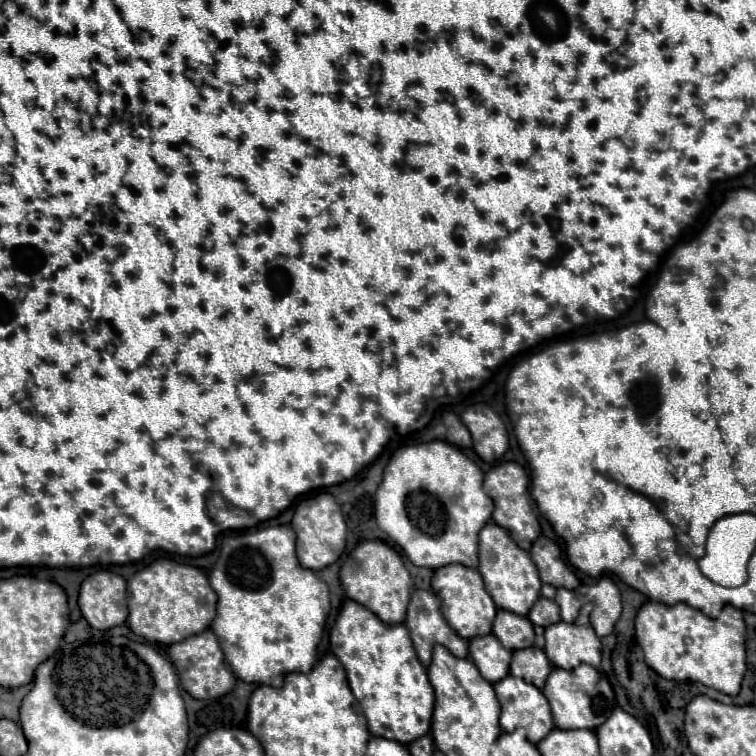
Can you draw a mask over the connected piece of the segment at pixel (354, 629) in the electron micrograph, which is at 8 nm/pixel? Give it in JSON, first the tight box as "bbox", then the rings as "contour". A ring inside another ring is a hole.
{"bbox":[330,599,434,745],"contour":[[[348,599],[344,601],[336,625],[330,631],[330,649],[346,669],[350,689],[360,703],[360,709],[368,721],[368,731],[372,735],[410,745],[412,741],[416,741],[416,737],[424,737],[424,733],[430,731],[434,693],[426,675],[426,667],[418,661],[418,655],[410,641],[410,633],[404,625],[388,625],[380,621],[372,611],[364,609],[360,603]]]}

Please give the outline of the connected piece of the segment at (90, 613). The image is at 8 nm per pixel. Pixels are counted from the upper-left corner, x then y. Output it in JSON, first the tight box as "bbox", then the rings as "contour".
{"bbox":[78,571,126,629],"contour":[[[96,571],[84,579],[78,605],[92,629],[112,629],[126,623],[126,587],[126,581],[112,571]]]}

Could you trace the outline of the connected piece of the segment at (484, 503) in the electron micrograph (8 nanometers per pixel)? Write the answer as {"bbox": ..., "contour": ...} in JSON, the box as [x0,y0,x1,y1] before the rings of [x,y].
{"bbox":[376,441,492,569],"contour":[[[430,441],[430,443],[420,443],[420,445],[402,447],[402,449],[398,449],[398,451],[392,455],[390,463],[386,465],[386,469],[384,469],[384,481],[380,483],[380,487],[378,487],[378,491],[376,491],[376,523],[378,523],[378,527],[380,527],[396,545],[402,547],[402,551],[406,553],[406,557],[408,557],[414,565],[418,565],[418,567],[438,569],[438,567],[444,567],[444,565],[450,565],[450,563],[454,563],[454,565],[464,565],[464,567],[476,567],[476,565],[478,565],[478,557],[476,557],[478,531],[480,531],[480,529],[490,521],[490,517],[492,517],[492,499],[484,493],[484,489],[482,489],[482,479],[484,479],[484,475],[482,475],[480,467],[478,467],[472,459],[468,459],[458,447],[454,447],[454,445],[450,445],[450,443]]]}

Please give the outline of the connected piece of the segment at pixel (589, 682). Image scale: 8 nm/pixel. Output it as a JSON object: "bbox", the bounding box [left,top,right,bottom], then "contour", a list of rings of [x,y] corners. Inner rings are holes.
{"bbox":[544,663,616,729],"contour":[[[582,663],[572,671],[566,669],[552,669],[546,687],[544,687],[544,695],[548,697],[548,703],[552,707],[552,715],[554,715],[554,725],[558,729],[598,729],[612,713],[612,709],[616,709],[616,699],[614,699],[614,691],[610,687],[610,683],[606,681],[604,675],[600,675],[594,667]]]}

